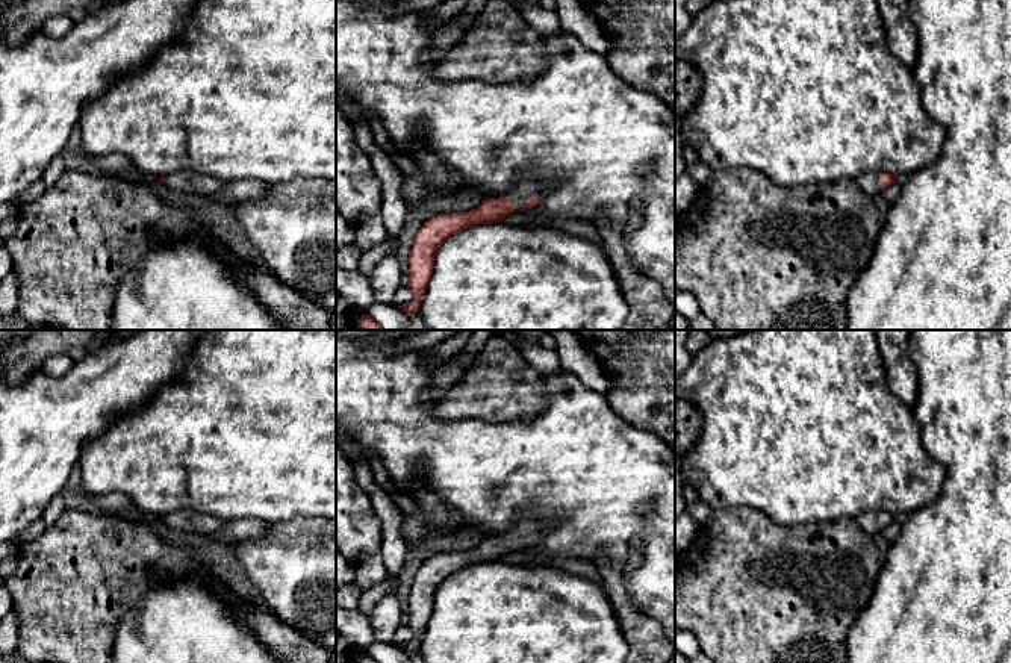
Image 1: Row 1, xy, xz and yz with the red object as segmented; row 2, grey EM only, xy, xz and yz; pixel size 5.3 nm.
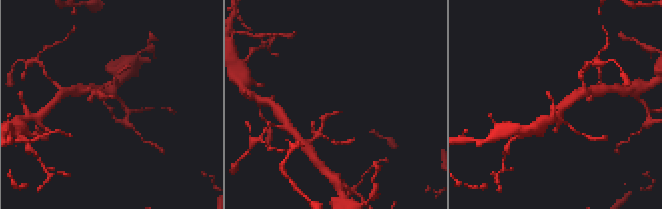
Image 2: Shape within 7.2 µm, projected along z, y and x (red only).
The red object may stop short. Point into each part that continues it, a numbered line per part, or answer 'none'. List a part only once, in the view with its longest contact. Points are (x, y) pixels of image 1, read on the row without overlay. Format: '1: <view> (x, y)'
1: xz (522, 533)

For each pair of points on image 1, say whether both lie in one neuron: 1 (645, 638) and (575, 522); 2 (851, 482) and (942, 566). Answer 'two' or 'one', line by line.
1: two
2: two

